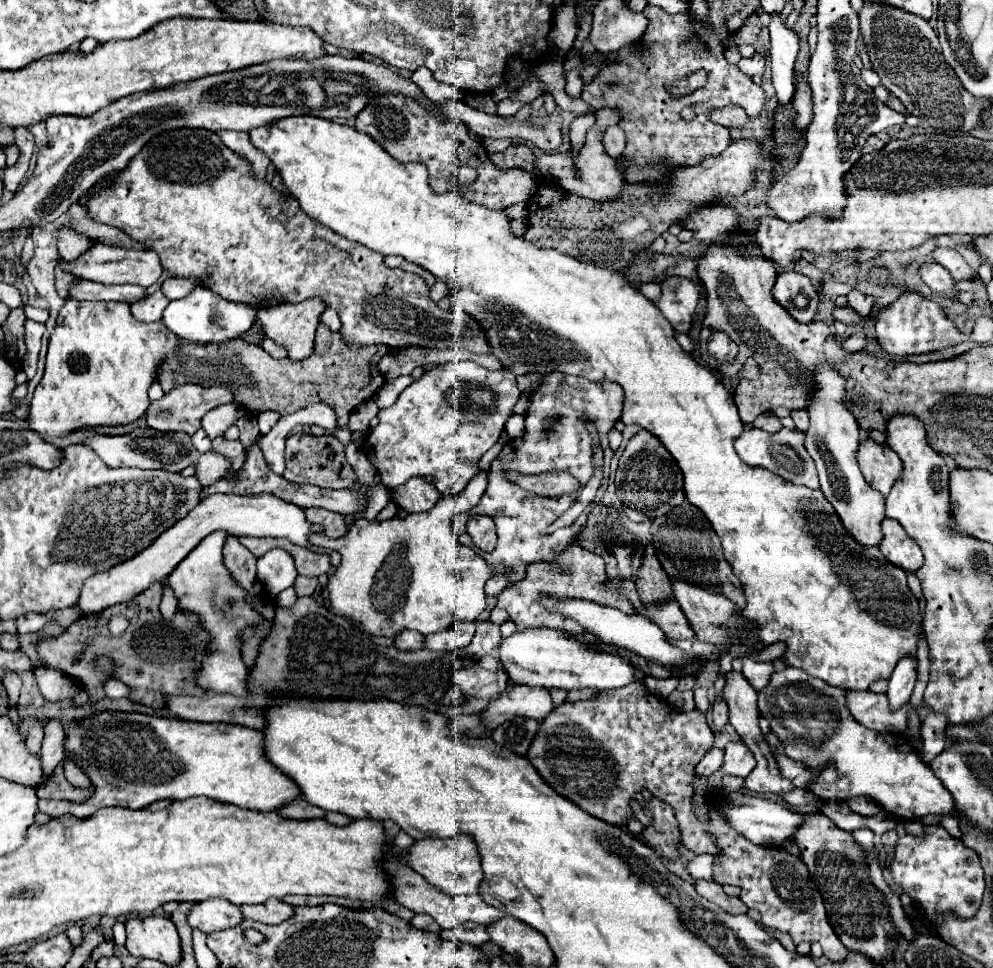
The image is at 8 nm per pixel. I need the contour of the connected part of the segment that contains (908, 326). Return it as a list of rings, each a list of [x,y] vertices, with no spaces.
[[[916,292],[900,294],[900,298],[892,306],[888,306],[876,316],[876,334],[878,334],[878,342],[882,350],[896,360],[902,360],[912,354],[942,350],[946,346],[968,340],[968,336],[962,334],[948,316],[944,316],[942,308],[936,302],[922,298]]]

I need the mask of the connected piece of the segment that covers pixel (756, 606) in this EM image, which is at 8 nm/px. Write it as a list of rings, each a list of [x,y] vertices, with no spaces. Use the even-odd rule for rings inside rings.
[[[290,116],[290,118],[280,118],[280,122],[270,122],[266,126],[258,126],[254,130],[250,130],[250,138],[252,138],[252,144],[256,148],[260,148],[260,150],[264,150],[264,154],[268,154],[276,172],[280,172],[282,182],[288,186],[288,190],[300,202],[302,210],[308,216],[316,218],[318,222],[322,222],[324,226],[328,226],[336,234],[340,234],[348,240],[354,240],[354,242],[360,242],[360,244],[376,250],[384,256],[386,254],[400,254],[400,256],[404,256],[404,260],[422,266],[424,270],[428,270],[434,276],[446,276],[448,286],[450,286],[450,300],[452,300],[450,308],[452,310],[460,308],[462,312],[466,312],[470,318],[474,318],[480,324],[480,328],[484,330],[484,336],[488,338],[490,354],[496,356],[504,364],[504,368],[510,370],[514,376],[536,374],[536,372],[538,374],[564,372],[564,374],[584,376],[592,382],[612,380],[624,388],[624,410],[622,410],[620,420],[624,424],[638,424],[638,426],[646,428],[656,438],[660,438],[664,448],[674,456],[674,460],[678,462],[678,466],[684,474],[686,500],[690,504],[694,504],[696,508],[700,508],[704,512],[704,516],[710,520],[714,532],[722,540],[726,560],[730,562],[734,574],[740,578],[740,582],[744,586],[744,596],[746,596],[748,604],[746,604],[742,614],[750,624],[756,626],[756,636],[752,636],[748,632],[740,634],[742,644],[746,644],[752,650],[764,650],[776,642],[784,642],[786,652],[784,652],[782,660],[788,666],[800,668],[806,674],[820,678],[830,686],[844,688],[844,690],[868,690],[868,686],[874,680],[890,678],[892,670],[896,668],[896,664],[902,658],[916,656],[918,638],[926,636],[926,632],[922,628],[924,614],[920,610],[918,598],[910,592],[910,588],[906,584],[906,572],[900,570],[898,566],[888,564],[884,560],[884,556],[880,556],[880,562],[874,562],[874,560],[864,562],[864,558],[854,560],[846,548],[848,534],[844,534],[844,526],[840,526],[836,512],[832,510],[832,506],[828,504],[828,500],[824,498],[824,494],[820,490],[812,490],[812,488],[804,488],[804,486],[784,482],[784,478],[780,478],[780,476],[776,476],[764,468],[752,468],[752,466],[744,466],[740,462],[740,458],[734,450],[734,440],[742,432],[742,422],[740,422],[732,394],[722,386],[722,382],[708,368],[702,368],[690,354],[686,354],[680,348],[680,344],[674,338],[674,328],[664,318],[664,314],[656,308],[654,302],[644,298],[640,294],[640,290],[634,288],[622,272],[610,270],[606,266],[596,266],[592,262],[582,262],[582,260],[572,258],[568,254],[562,254],[554,248],[542,248],[534,242],[528,242],[528,240],[524,240],[524,236],[514,236],[510,232],[510,218],[506,216],[504,210],[486,210],[482,204],[466,200],[458,186],[444,192],[444,194],[436,194],[428,184],[428,170],[424,164],[420,164],[420,162],[406,162],[406,164],[398,162],[386,150],[382,150],[380,144],[374,142],[368,134],[362,134],[350,126],[342,126],[342,124],[336,124],[332,120],[324,120],[324,118],[316,118],[316,116]]]

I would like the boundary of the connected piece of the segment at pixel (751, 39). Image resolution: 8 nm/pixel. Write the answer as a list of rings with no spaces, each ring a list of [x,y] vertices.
[[[752,14],[752,18],[748,18],[740,30],[734,32],[734,40],[738,44],[756,44],[758,40],[758,34],[760,34],[760,20],[758,20],[758,14]]]

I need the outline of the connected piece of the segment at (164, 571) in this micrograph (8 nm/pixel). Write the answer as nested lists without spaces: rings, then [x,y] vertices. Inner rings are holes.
[[[212,494],[204,498],[198,506],[194,506],[182,520],[178,520],[172,528],[156,538],[148,548],[134,554],[132,558],[108,568],[106,572],[98,572],[84,582],[84,588],[78,598],[78,608],[84,616],[100,614],[102,610],[130,602],[136,594],[144,592],[152,582],[166,578],[176,564],[180,564],[196,544],[206,538],[214,530],[226,530],[232,536],[274,536],[286,538],[302,548],[314,548],[308,542],[310,536],[310,522],[304,518],[304,510],[298,506],[290,506],[288,502],[276,496],[228,496],[228,494]]]

